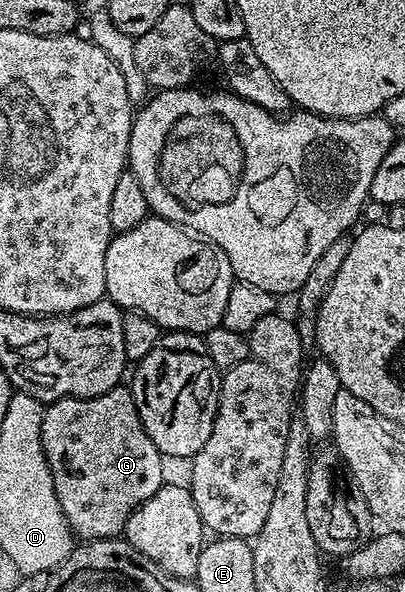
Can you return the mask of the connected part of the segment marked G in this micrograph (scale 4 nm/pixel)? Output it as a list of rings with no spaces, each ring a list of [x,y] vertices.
[[[117,387],[97,397],[63,397],[62,399],[51,402],[45,408],[44,418],[42,419],[42,451],[46,455],[46,463],[52,472],[54,491],[58,495],[58,503],[66,515],[68,526],[81,542],[106,541],[119,538],[123,534],[132,512],[143,501],[150,499],[150,495],[157,493],[166,483],[166,477],[164,477],[165,458],[158,451],[158,447],[154,447],[150,435],[146,435],[146,427],[142,427],[142,419],[138,415],[138,407],[132,398],[132,390],[128,387]]]

